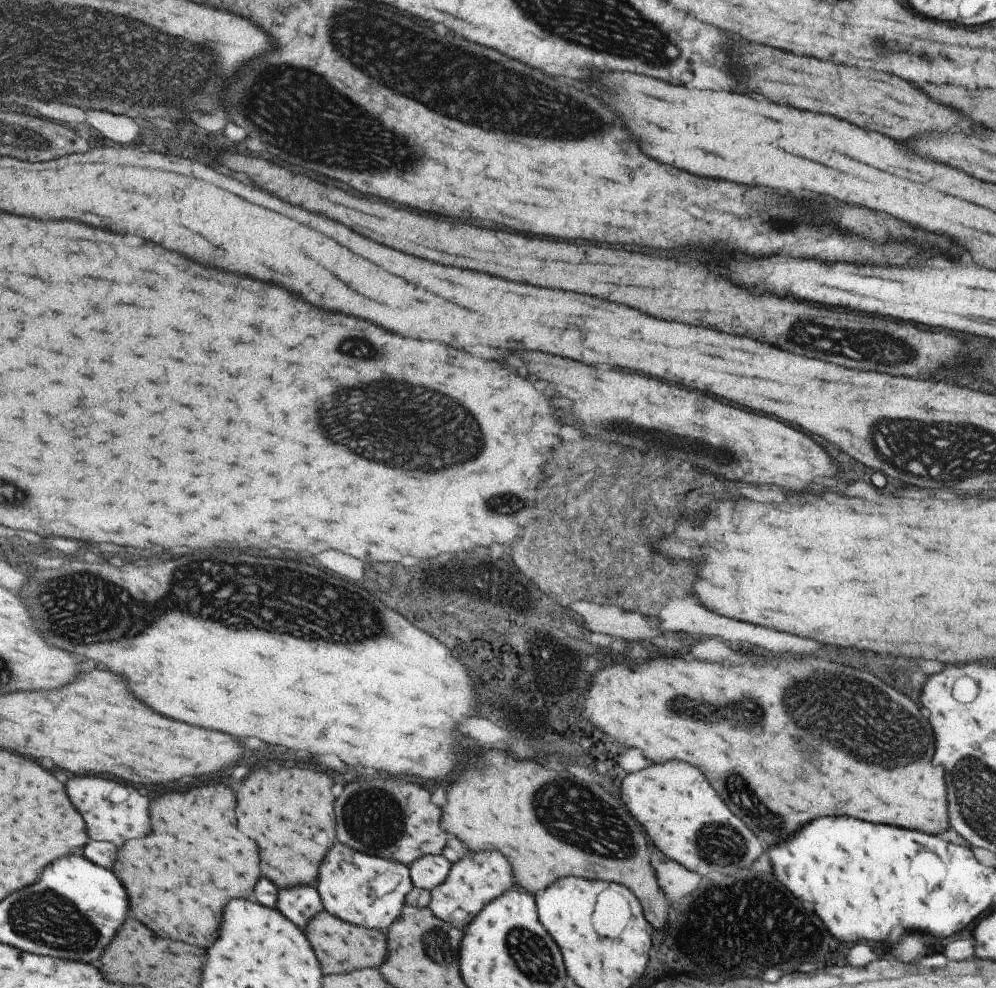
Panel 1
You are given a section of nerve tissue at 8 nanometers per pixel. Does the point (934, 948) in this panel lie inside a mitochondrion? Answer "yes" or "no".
no

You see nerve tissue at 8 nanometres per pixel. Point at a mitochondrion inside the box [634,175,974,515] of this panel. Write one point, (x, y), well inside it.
(852, 345)

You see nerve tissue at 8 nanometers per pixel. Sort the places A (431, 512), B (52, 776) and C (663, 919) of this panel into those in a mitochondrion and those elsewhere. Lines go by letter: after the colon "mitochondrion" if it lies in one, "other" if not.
A: other
B: other
C: other

